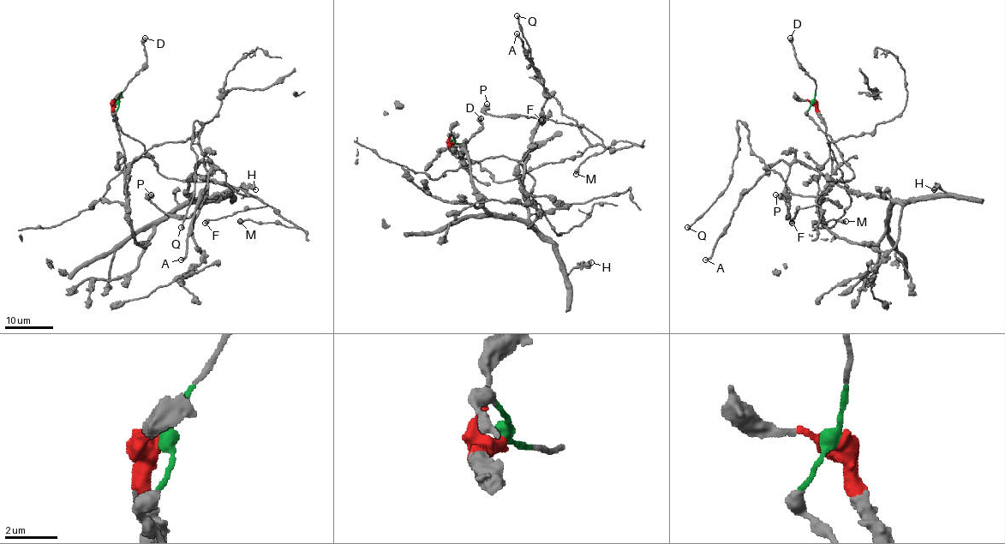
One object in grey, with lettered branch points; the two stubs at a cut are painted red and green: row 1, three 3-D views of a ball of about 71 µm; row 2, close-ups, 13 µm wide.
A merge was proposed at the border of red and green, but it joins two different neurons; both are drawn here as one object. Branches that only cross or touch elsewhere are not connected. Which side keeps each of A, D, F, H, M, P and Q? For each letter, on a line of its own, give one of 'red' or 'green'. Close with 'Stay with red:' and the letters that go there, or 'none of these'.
A: red
D: green
F: green
H: red
M: green
P: red
Q: green
Stay with red: A, H, P

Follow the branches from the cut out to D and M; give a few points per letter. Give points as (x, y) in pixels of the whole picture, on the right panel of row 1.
D: (814, 102), (816, 81), (797, 61), (790, 38)
M: (814, 102), (810, 117), (832, 140), (852, 176), (817, 196), (820, 219), (813, 226), (846, 222)

